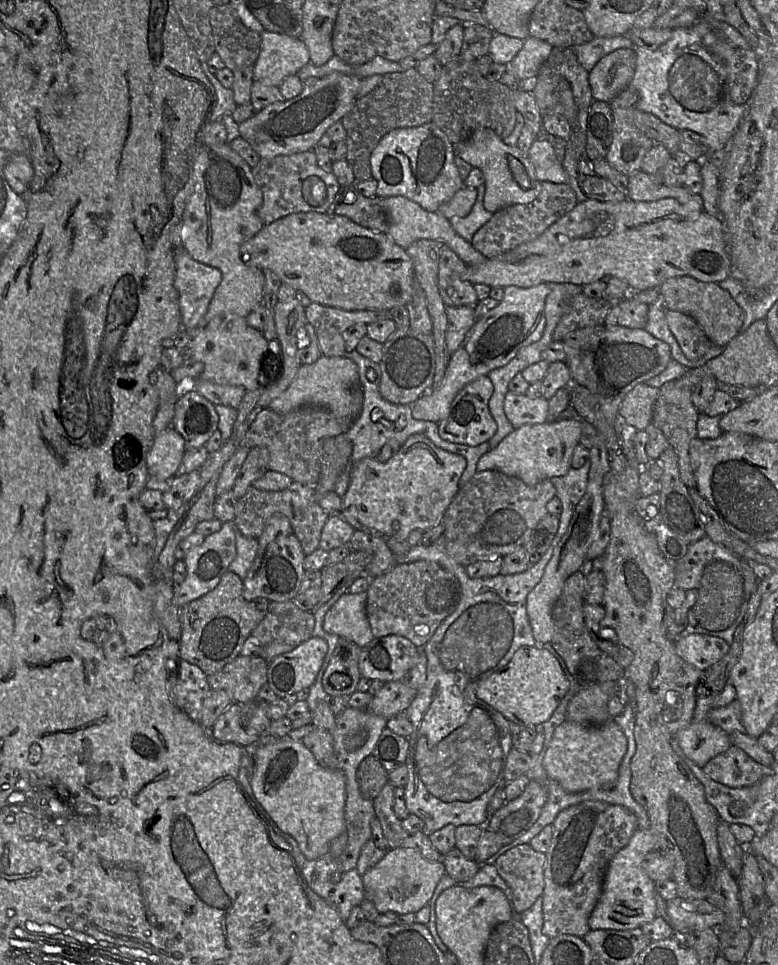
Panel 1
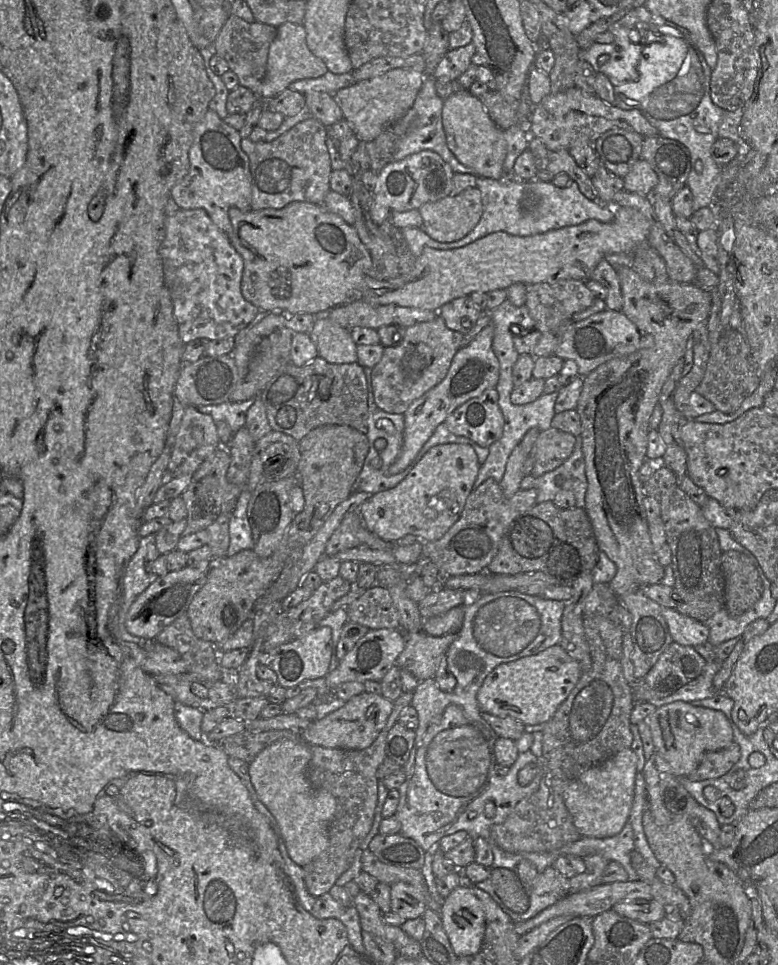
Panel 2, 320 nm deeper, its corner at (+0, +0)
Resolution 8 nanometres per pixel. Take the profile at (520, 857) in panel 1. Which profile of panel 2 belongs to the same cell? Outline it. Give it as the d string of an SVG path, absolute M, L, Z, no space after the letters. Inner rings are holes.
M522 860L517 864L515 872L529 896L556 894L563 897L570 893L569 879L554 866L539 872L531 862Z

